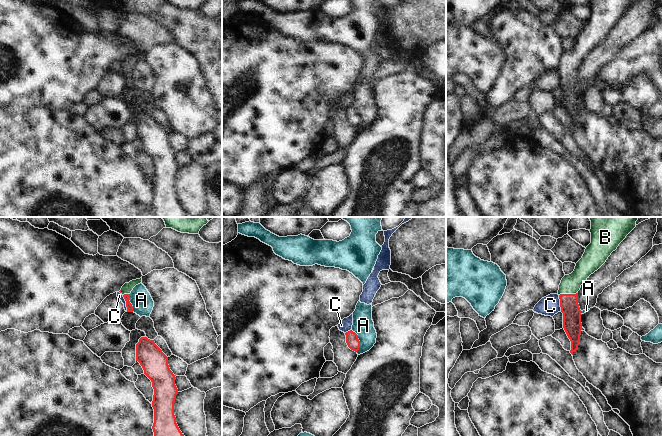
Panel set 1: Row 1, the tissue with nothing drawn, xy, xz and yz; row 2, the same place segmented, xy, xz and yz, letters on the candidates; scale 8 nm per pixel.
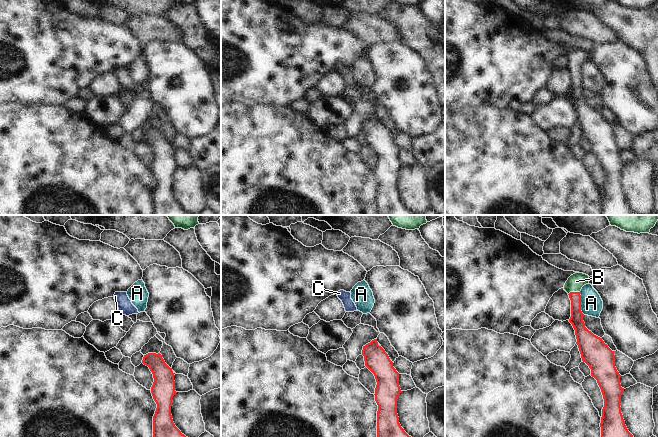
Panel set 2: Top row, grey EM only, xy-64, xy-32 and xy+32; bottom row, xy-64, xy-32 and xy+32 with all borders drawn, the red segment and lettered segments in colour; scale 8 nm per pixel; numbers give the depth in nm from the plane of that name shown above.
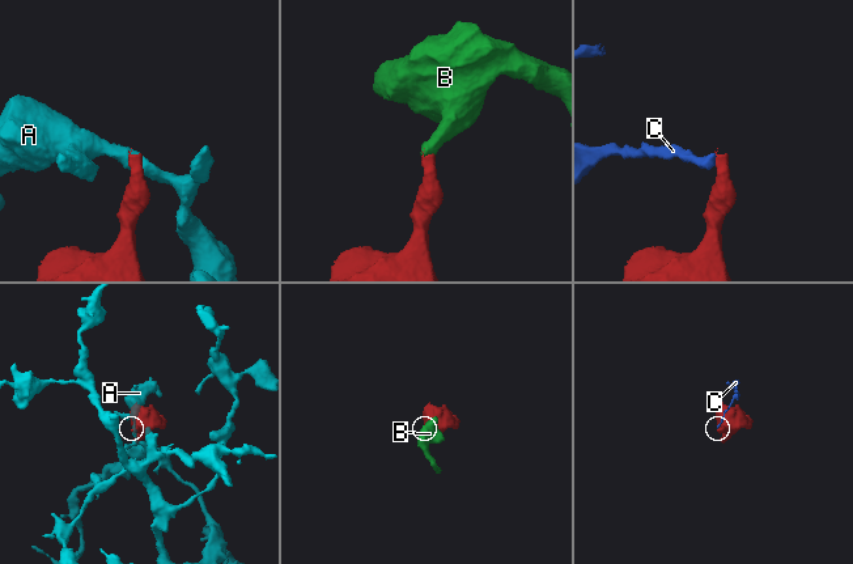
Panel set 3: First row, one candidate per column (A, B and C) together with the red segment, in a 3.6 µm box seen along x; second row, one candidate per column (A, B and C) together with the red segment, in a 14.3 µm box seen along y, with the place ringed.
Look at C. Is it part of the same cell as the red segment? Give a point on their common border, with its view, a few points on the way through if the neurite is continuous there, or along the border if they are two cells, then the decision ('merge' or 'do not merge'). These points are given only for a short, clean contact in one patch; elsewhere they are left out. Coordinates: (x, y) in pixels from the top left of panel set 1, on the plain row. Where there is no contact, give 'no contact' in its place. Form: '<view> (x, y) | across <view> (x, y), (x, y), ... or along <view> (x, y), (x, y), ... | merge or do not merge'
xy (126, 79) | along xy (122, 71), (127, 86) | do not merge

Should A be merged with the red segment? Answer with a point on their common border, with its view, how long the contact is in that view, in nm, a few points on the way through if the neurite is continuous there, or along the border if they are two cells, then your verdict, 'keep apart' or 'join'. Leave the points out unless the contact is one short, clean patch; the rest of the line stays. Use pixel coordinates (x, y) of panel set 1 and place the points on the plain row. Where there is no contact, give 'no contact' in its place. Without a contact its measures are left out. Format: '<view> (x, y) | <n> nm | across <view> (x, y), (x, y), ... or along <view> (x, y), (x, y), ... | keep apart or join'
xz (358, 116) | 180 nm | along xz (351, 106), (357, 111), (359, 117), (359, 125), (357, 127) | keep apart

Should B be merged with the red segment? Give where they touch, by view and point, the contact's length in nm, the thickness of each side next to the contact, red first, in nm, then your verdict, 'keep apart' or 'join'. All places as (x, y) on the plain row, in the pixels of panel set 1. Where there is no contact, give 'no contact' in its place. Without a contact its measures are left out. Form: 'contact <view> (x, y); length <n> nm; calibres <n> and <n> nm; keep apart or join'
contact yz (568, 70); length 150 nm; calibres 150 and 160 nm; join

